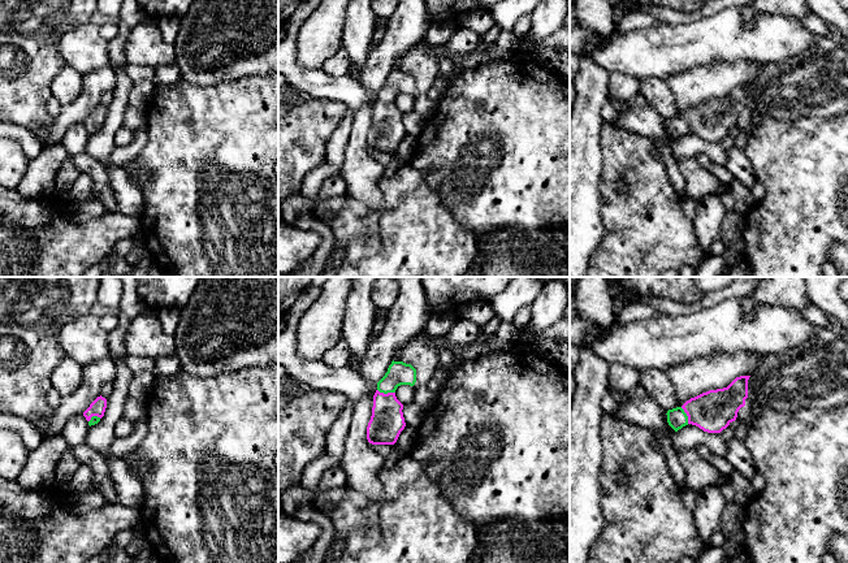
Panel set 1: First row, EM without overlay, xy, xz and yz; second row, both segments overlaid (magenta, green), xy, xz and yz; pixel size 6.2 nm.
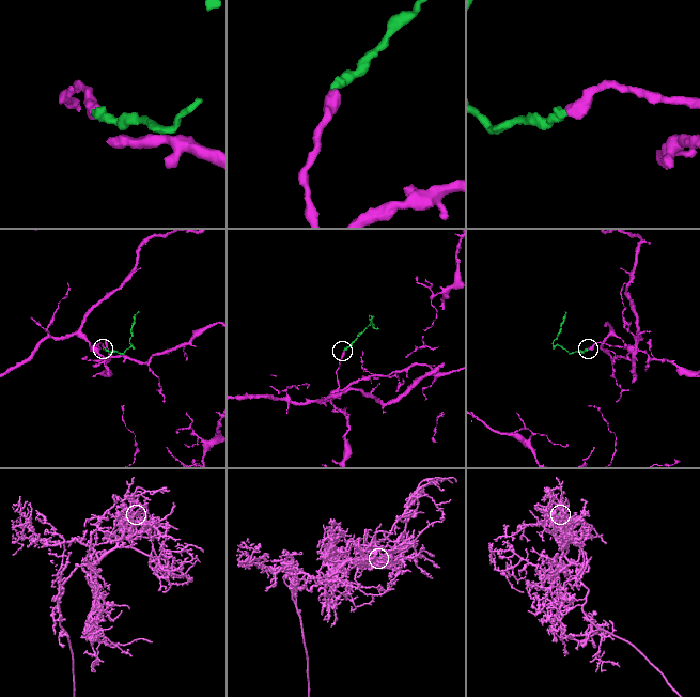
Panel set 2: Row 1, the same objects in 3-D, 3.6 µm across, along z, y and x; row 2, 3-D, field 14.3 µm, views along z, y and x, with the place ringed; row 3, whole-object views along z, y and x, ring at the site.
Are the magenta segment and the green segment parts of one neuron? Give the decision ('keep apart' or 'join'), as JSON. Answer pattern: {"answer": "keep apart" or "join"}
{"answer": "join"}

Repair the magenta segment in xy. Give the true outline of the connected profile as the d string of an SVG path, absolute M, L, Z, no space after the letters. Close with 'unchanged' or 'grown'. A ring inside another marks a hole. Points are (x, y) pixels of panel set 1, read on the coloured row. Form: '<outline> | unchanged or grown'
M101 395L98 397L90 407L83 412L83 416L88 421L88 425L95 425L100 421L100 419L104 416L107 408L107 399Z | grown

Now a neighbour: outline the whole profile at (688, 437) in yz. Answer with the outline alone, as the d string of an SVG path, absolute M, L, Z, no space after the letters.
M688 424L671 436L671 445L675 452L695 449L697 445L706 445L711 454L724 455L727 446L719 433L708 433L696 425Z

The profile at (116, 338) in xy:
M118 309L117 317L117 326L108 333L109 358L114 361L126 355L125 334L131 321L121 309Z

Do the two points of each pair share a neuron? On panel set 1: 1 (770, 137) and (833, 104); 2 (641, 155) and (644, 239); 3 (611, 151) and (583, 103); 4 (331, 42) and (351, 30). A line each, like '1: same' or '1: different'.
1: different
2: same
3: different
4: different

